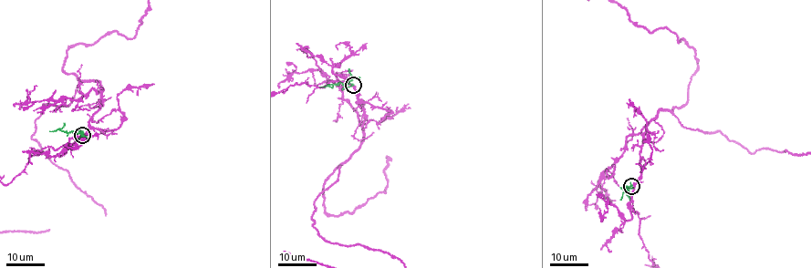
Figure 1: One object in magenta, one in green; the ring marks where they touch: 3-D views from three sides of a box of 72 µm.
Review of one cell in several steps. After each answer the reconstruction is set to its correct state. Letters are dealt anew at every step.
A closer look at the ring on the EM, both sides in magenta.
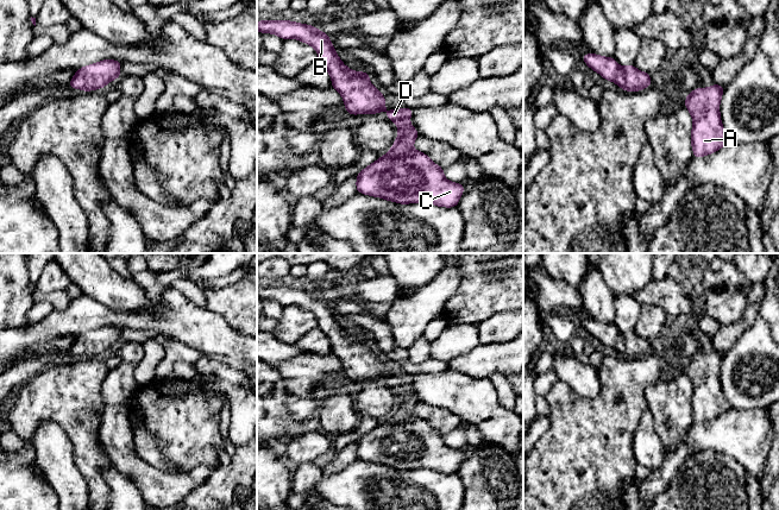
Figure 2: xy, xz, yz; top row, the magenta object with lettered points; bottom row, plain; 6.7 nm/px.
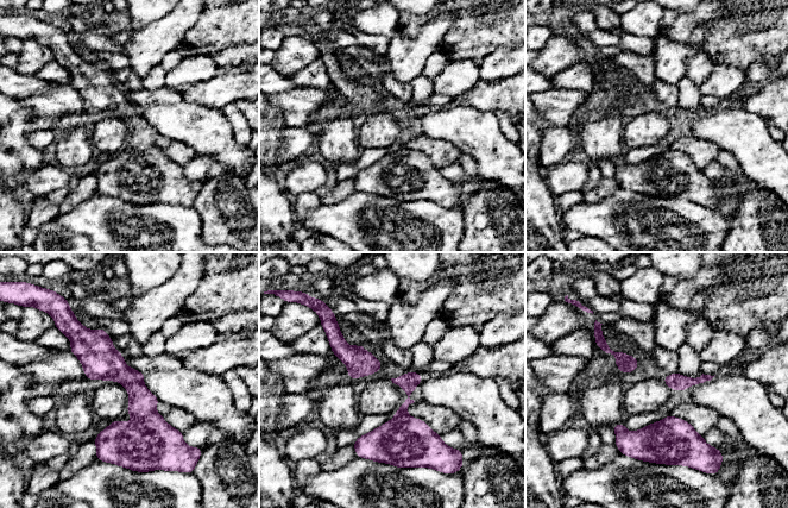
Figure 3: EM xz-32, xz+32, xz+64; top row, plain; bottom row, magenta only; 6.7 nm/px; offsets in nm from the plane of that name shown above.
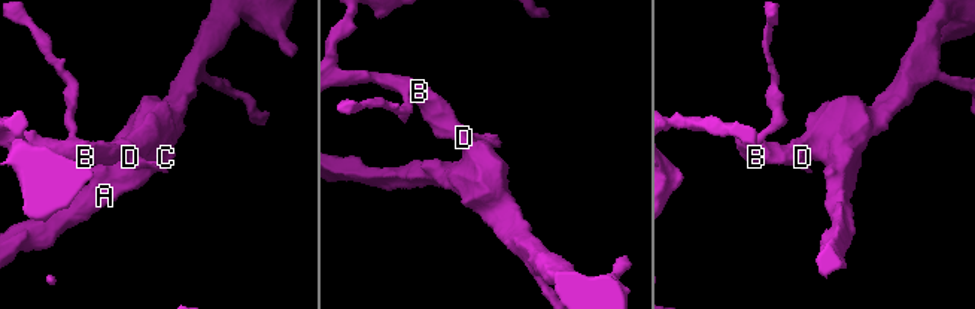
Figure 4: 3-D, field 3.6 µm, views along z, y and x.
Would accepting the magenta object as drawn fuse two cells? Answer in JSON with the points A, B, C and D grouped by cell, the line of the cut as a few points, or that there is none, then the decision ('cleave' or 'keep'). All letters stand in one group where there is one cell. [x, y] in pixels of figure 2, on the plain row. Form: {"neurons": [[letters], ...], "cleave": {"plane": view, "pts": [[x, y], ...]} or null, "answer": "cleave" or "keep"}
{"neurons": [["A", "B", "C", "D"]], "cleave": null, "answer": "keep"}

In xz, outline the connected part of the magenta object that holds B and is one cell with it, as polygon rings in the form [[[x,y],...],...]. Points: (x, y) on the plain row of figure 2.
[[[290,287],[257,288],[257,297],[276,301],[283,307],[294,304],[313,313],[319,321],[318,327],[329,340],[331,353],[343,363],[348,380],[381,380],[387,376],[385,363],[371,351],[370,341],[363,335],[357,339],[347,334],[337,321],[327,300],[315,292]]]

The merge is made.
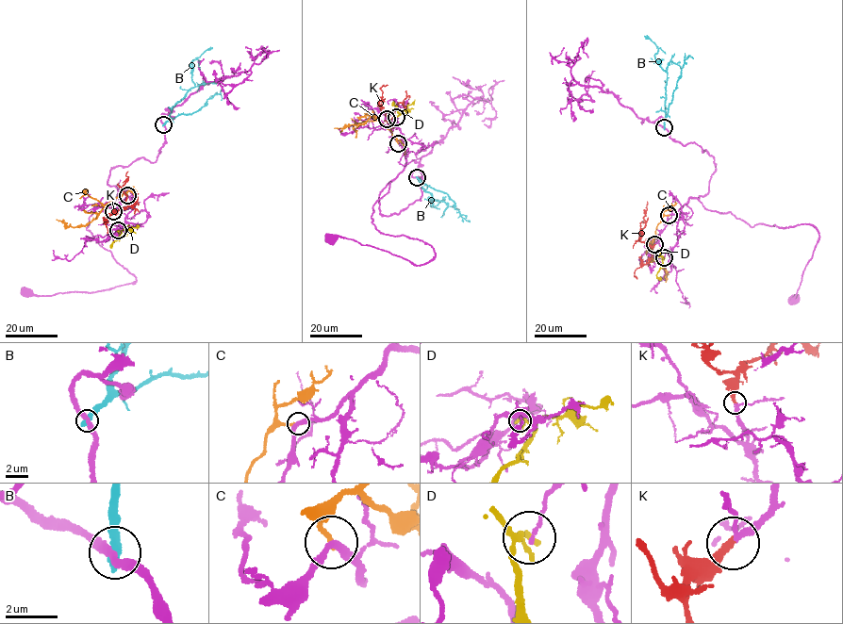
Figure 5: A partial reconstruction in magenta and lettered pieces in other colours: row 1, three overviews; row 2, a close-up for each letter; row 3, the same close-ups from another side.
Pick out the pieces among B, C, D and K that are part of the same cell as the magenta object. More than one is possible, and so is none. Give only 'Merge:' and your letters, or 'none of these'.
Merge: K

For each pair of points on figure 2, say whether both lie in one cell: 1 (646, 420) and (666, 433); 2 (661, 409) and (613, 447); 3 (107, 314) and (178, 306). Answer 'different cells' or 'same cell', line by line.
1: different cells
2: different cells
3: same cell

